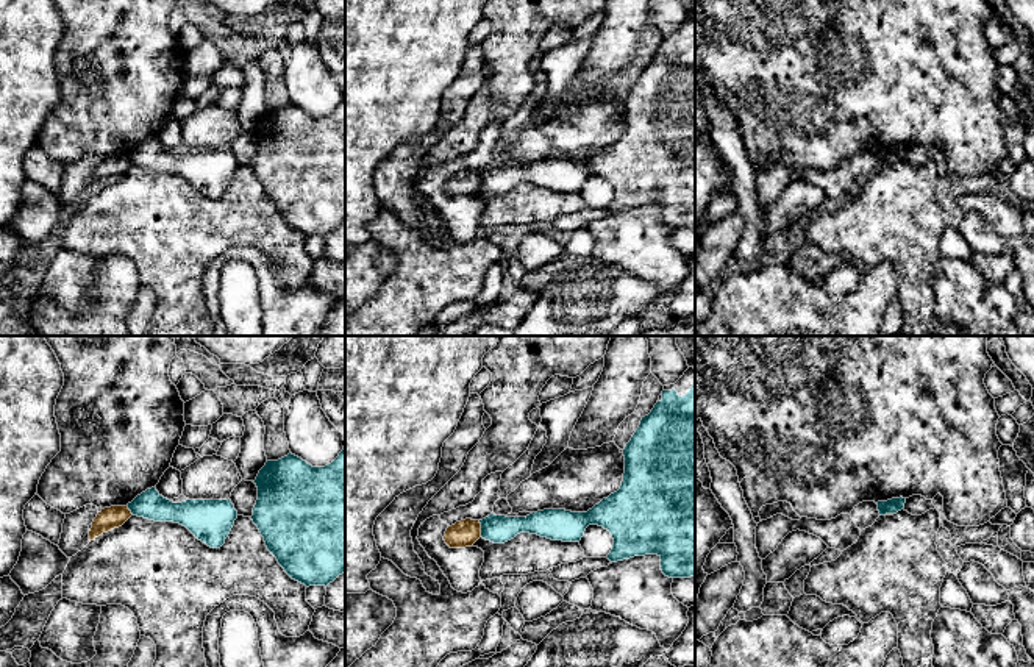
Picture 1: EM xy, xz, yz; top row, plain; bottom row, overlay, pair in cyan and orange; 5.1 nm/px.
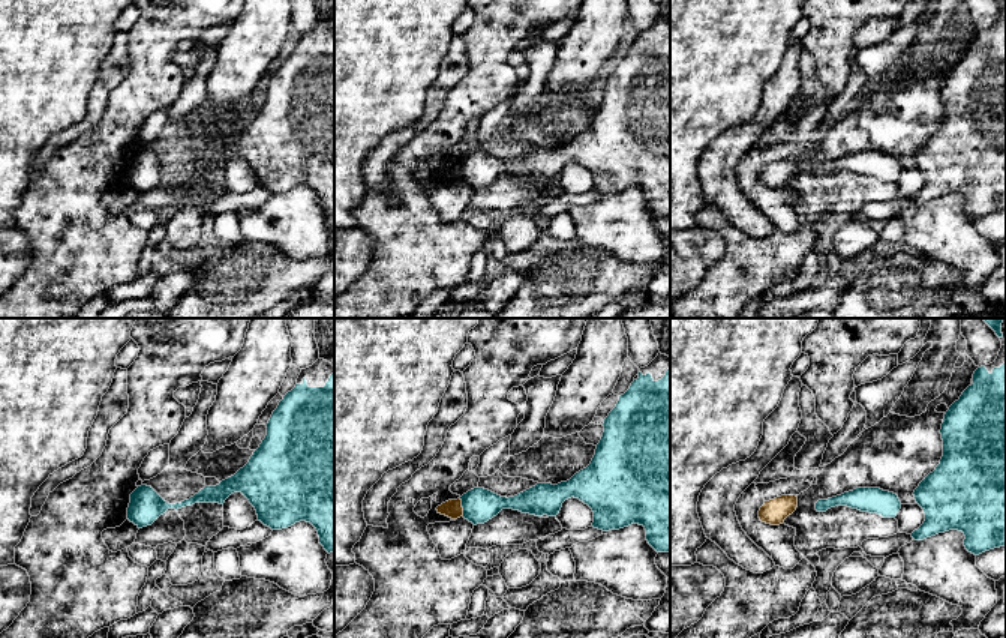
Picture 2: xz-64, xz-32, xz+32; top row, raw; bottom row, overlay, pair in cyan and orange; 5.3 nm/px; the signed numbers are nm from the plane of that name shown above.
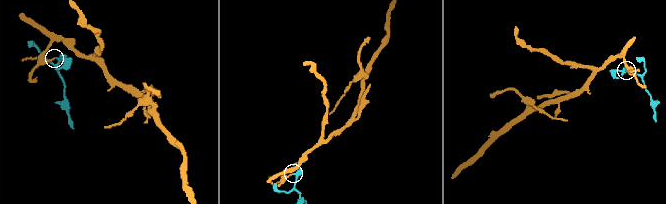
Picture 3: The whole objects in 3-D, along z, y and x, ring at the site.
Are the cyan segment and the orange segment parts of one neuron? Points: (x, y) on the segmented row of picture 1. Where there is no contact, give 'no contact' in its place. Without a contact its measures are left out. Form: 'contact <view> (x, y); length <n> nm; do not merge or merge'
contact xz (481, 528); length 90 nm; do not merge

